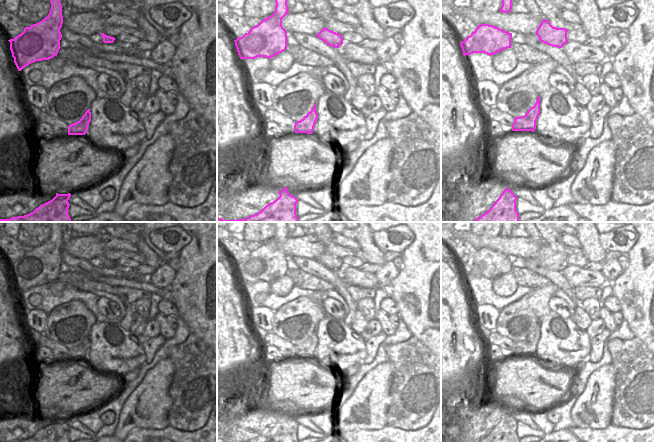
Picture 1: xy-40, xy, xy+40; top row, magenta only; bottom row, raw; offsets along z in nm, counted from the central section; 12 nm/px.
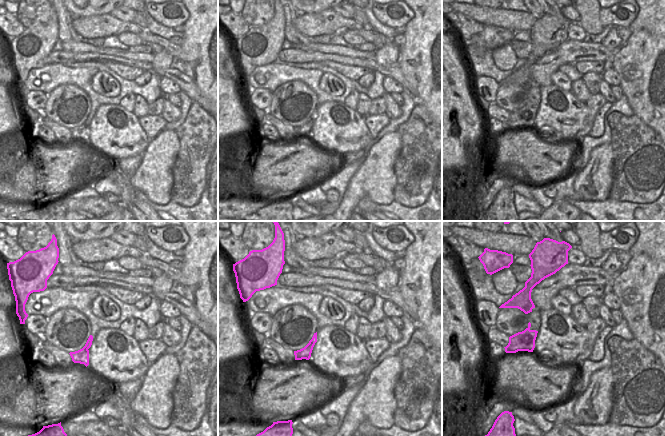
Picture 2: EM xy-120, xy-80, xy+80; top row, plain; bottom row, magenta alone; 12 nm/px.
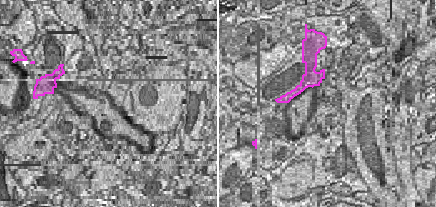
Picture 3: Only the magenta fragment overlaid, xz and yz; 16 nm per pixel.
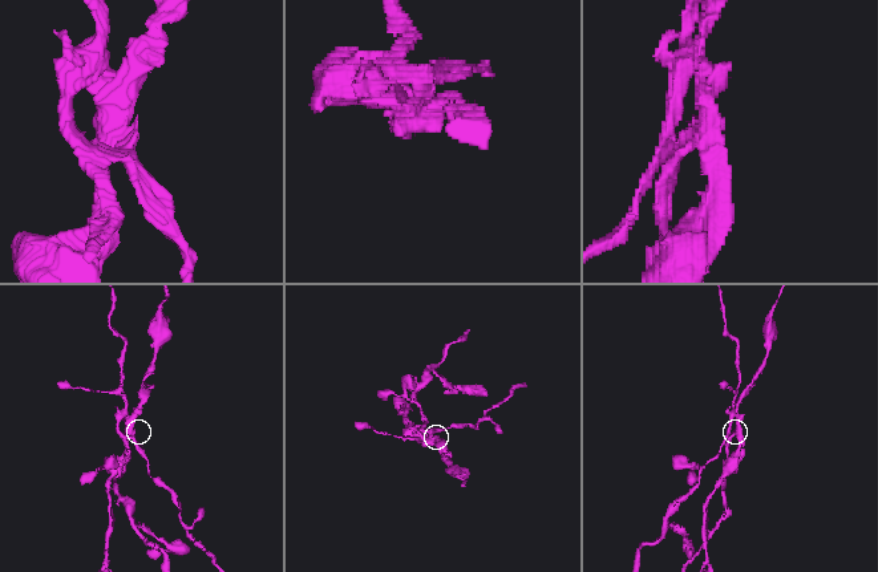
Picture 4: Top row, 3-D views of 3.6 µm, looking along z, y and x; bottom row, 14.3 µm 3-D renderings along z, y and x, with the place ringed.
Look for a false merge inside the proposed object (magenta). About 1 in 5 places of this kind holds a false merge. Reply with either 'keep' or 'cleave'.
cleave

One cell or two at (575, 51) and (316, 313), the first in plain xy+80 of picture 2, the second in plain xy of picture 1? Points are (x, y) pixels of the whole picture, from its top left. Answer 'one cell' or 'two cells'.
one cell

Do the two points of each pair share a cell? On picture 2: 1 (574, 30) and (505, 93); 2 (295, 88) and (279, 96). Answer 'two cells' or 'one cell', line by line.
1: two cells
2: one cell

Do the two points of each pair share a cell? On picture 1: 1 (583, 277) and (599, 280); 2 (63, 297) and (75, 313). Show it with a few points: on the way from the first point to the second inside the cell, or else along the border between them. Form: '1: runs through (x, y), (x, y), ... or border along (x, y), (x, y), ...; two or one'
1: runs through (587, 274), (592, 273), (595, 276); one
2: border along (89, 309), (79, 300), (69, 300), (48, 314); two

